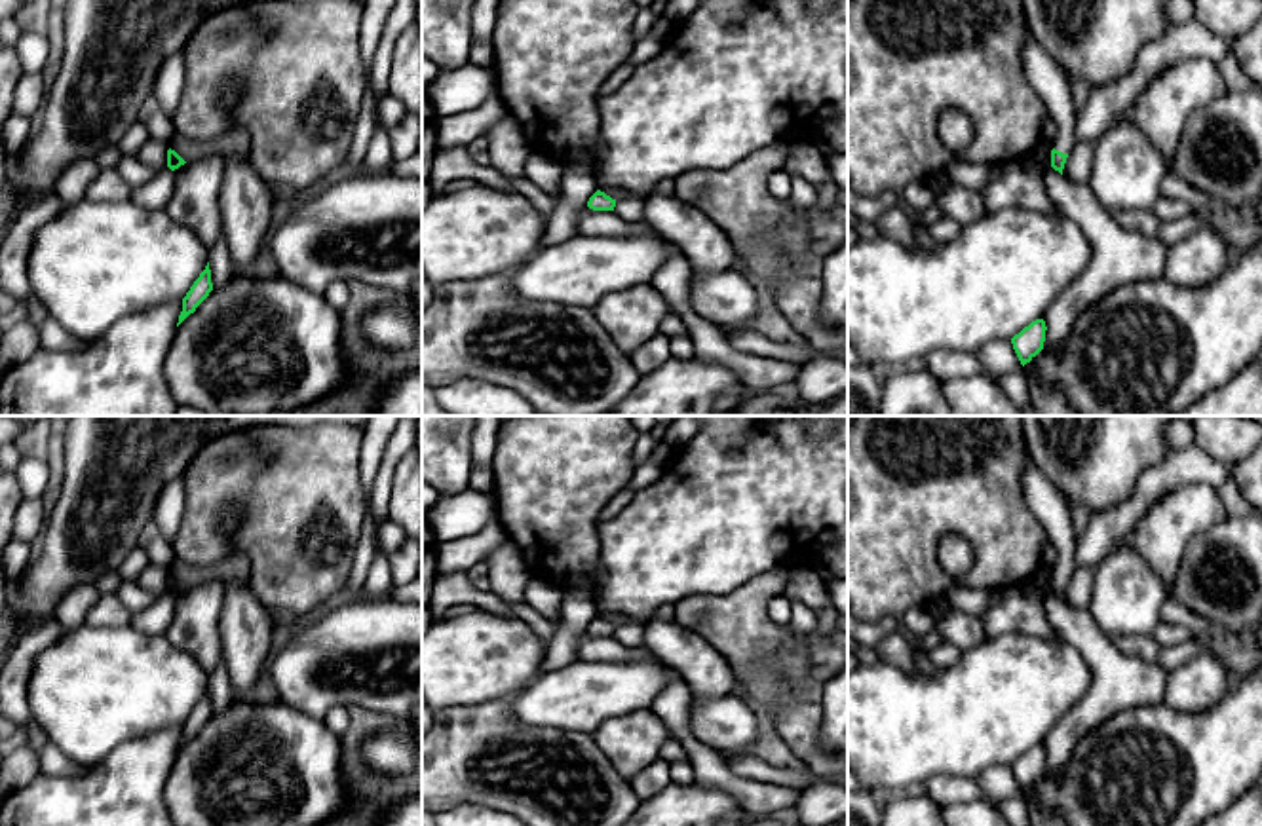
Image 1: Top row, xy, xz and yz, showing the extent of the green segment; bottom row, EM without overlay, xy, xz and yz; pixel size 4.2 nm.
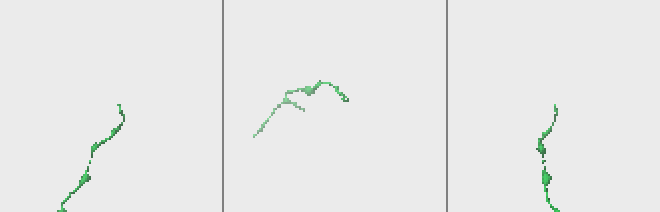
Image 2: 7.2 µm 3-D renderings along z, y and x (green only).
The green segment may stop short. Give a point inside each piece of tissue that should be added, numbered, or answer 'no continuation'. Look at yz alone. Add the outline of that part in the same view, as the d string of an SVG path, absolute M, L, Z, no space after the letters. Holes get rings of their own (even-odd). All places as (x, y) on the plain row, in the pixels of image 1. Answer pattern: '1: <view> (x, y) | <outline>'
1: yz (1048, 504) | M1030 456L1024 461L1023 492L1026 505L1042 522L1047 539L1057 549L1057 560L1051 566L1053 573L1070 579L1076 570L1076 539L1070 522L1070 507L1064 494L1034 465Z

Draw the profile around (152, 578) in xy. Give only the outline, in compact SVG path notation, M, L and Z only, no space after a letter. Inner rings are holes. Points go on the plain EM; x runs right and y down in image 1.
M148 564L135 579L135 583L146 589L152 594L165 594L167 592L167 575L169 570L165 566Z

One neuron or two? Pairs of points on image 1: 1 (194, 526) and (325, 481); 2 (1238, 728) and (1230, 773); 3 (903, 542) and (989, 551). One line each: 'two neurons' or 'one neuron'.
1: one neuron
2: one neuron
3: one neuron

